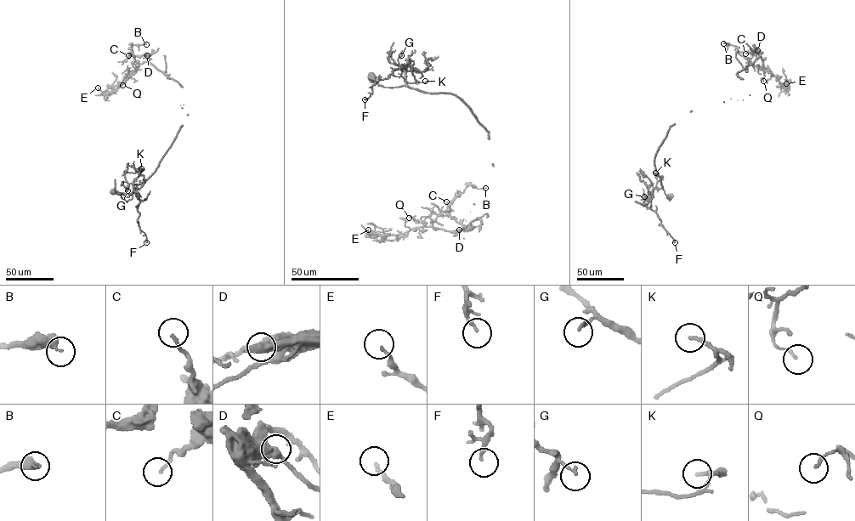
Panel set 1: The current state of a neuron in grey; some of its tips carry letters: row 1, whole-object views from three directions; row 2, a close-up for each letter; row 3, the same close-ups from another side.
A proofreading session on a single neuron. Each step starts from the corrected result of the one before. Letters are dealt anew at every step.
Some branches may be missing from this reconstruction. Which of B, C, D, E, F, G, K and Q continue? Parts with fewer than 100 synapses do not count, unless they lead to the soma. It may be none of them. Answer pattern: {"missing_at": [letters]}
{"missing_at": []}

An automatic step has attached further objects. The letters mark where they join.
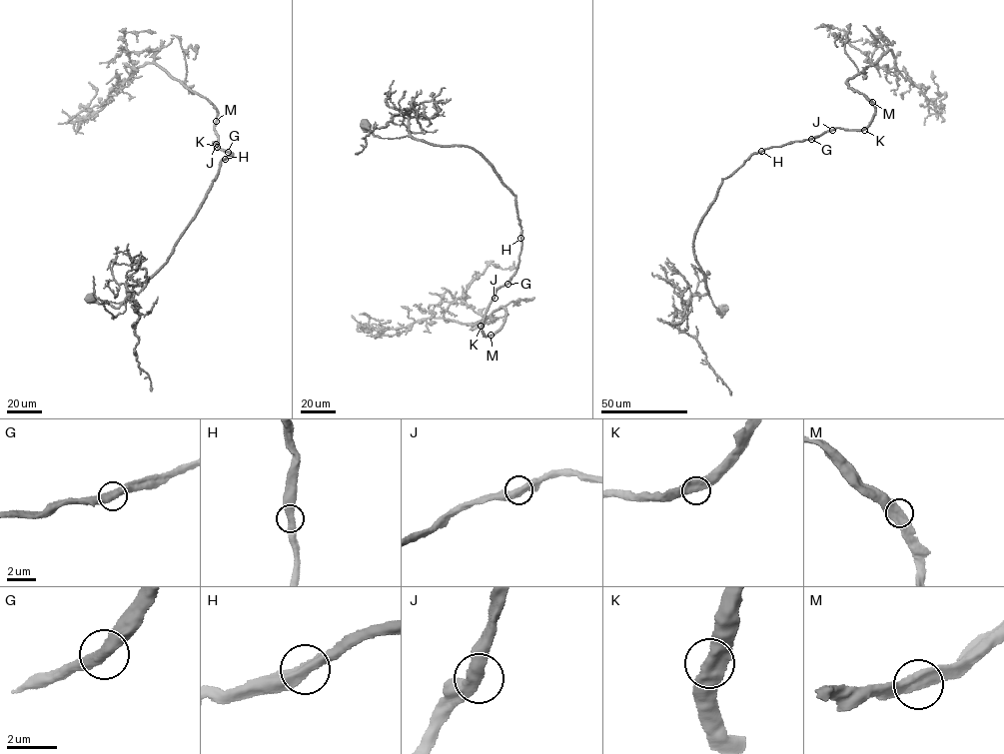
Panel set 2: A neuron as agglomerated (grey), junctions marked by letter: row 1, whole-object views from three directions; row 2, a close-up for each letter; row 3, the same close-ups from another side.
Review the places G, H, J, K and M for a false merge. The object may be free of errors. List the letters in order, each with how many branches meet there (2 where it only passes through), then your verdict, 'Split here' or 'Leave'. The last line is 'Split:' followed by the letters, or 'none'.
G: Branches: 2. Leave
H: Branches: 2. Leave
J: Branches: 2. Leave
K: Branches: 2. Leave
M: Branches: 2. Leave
Split: none

